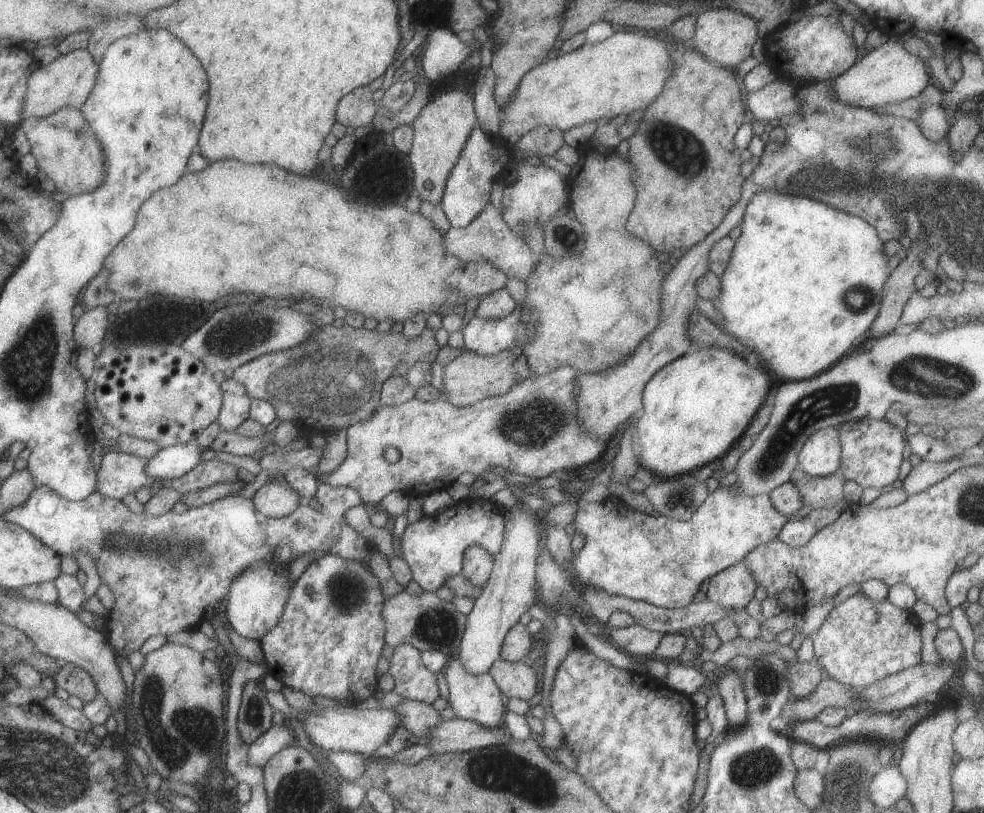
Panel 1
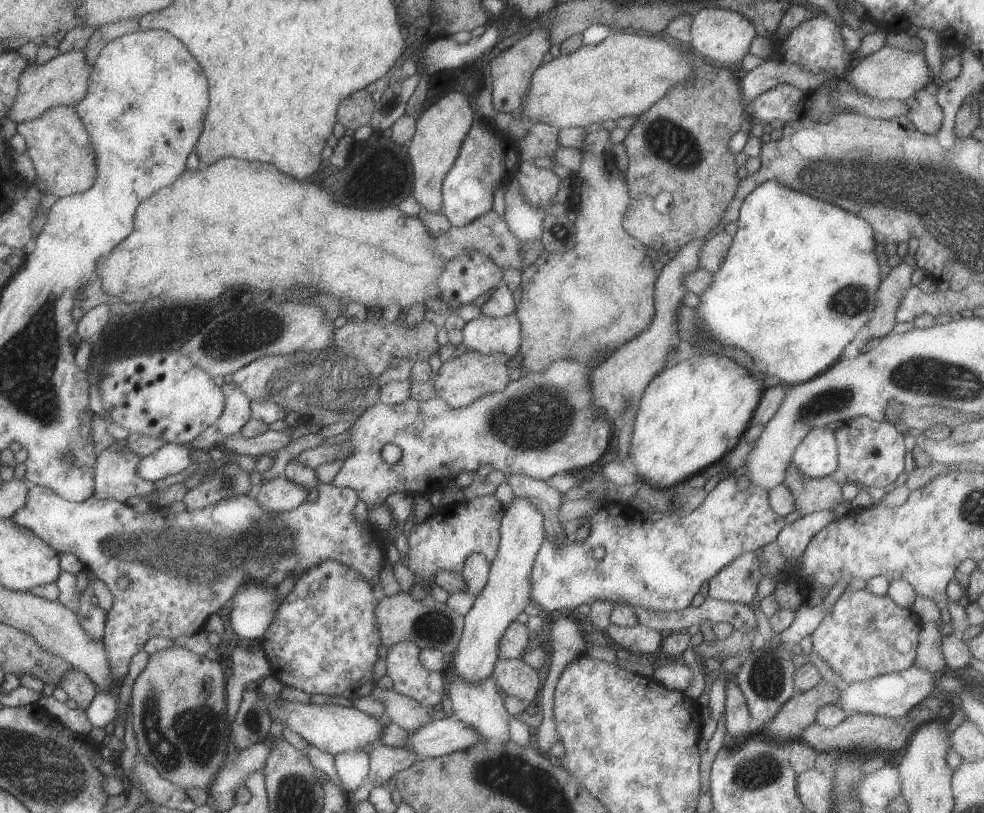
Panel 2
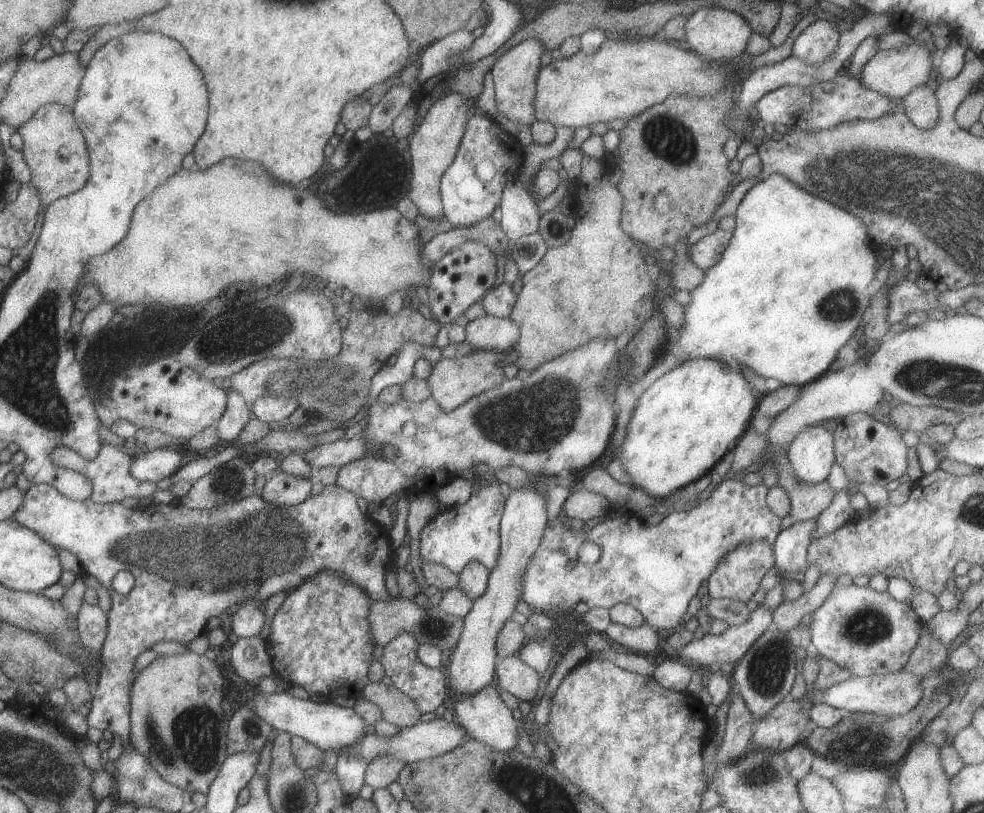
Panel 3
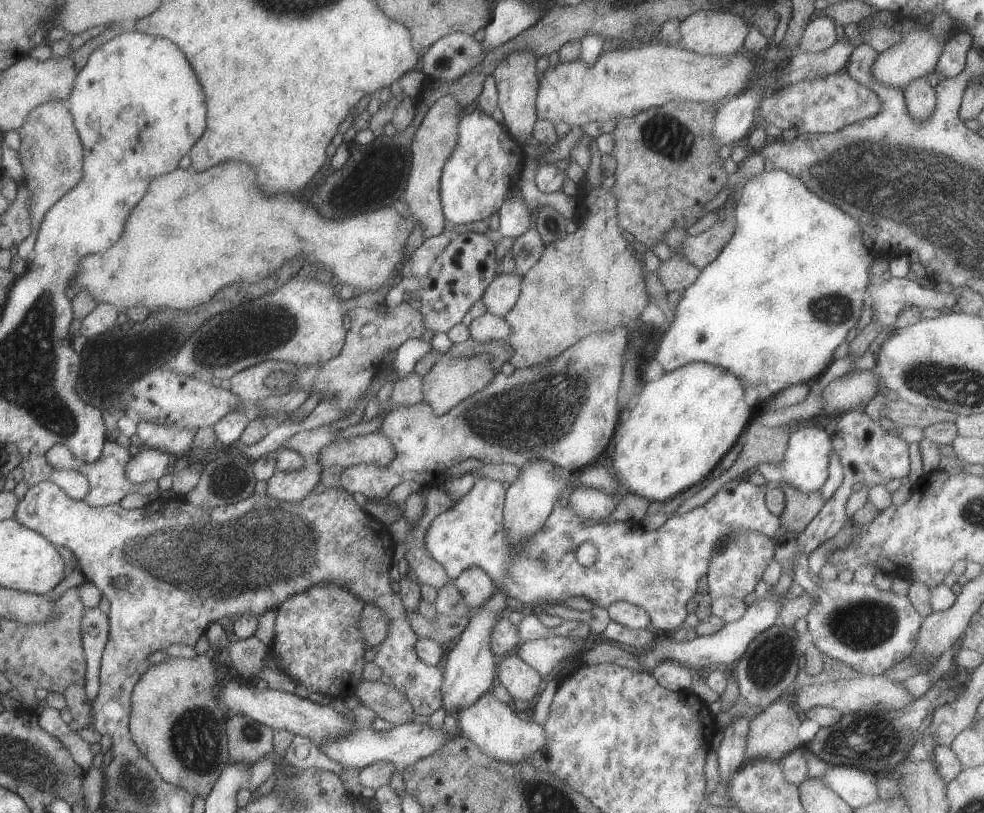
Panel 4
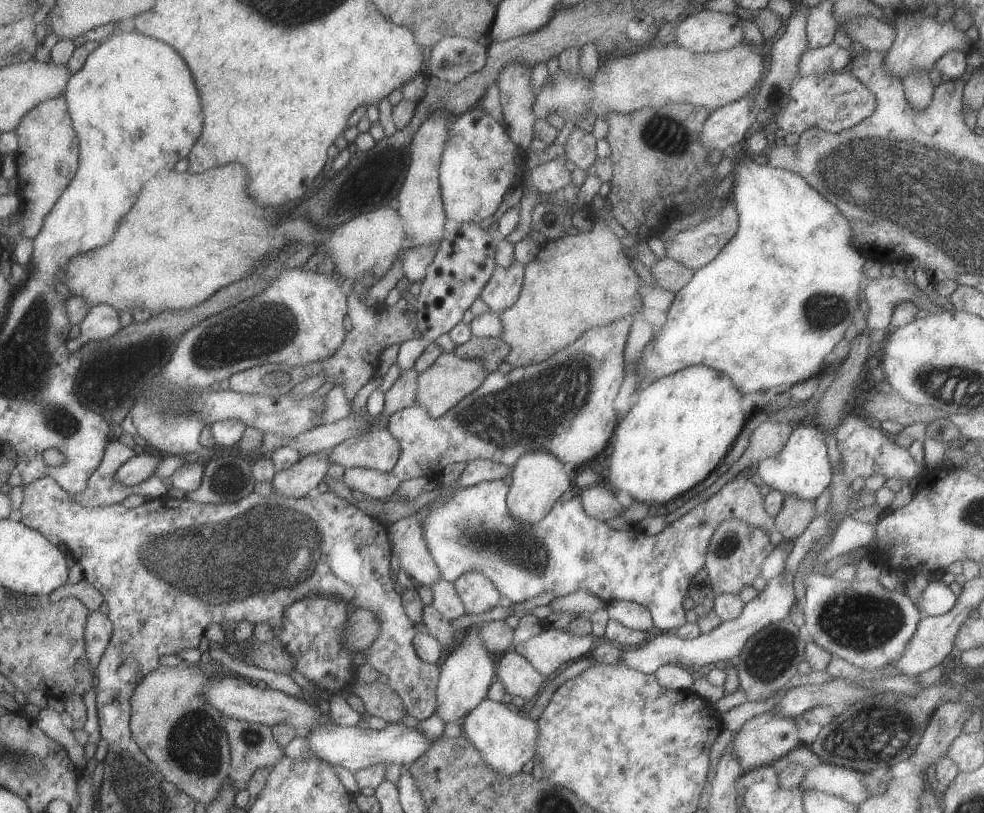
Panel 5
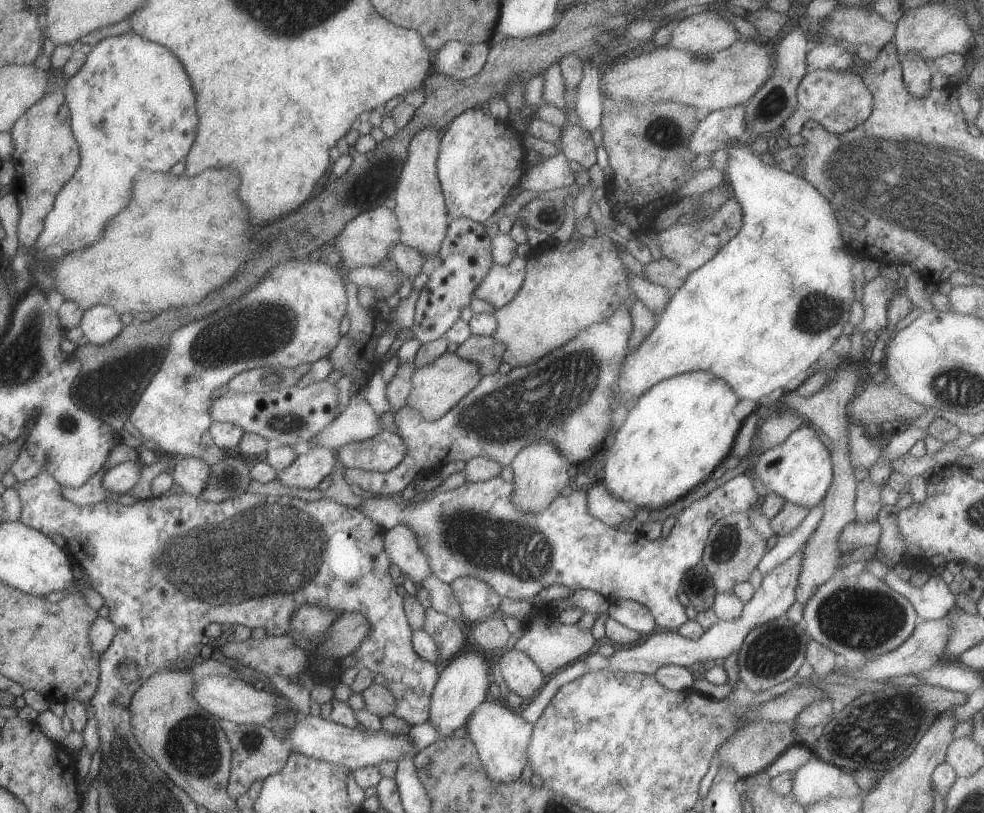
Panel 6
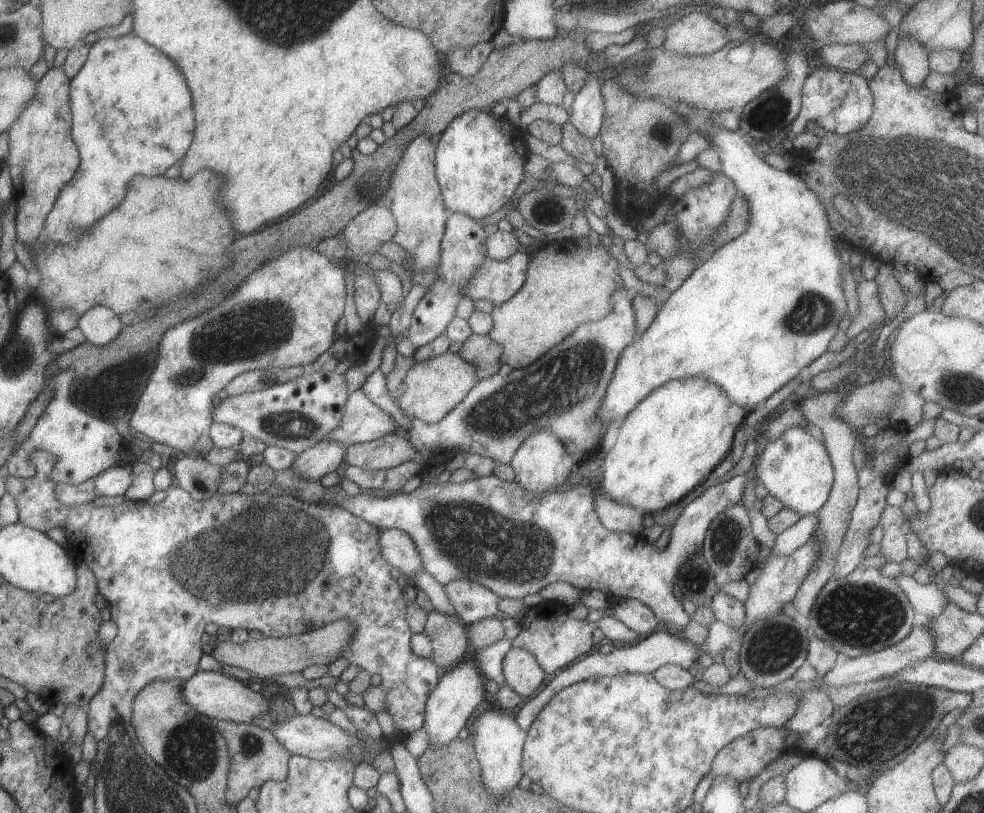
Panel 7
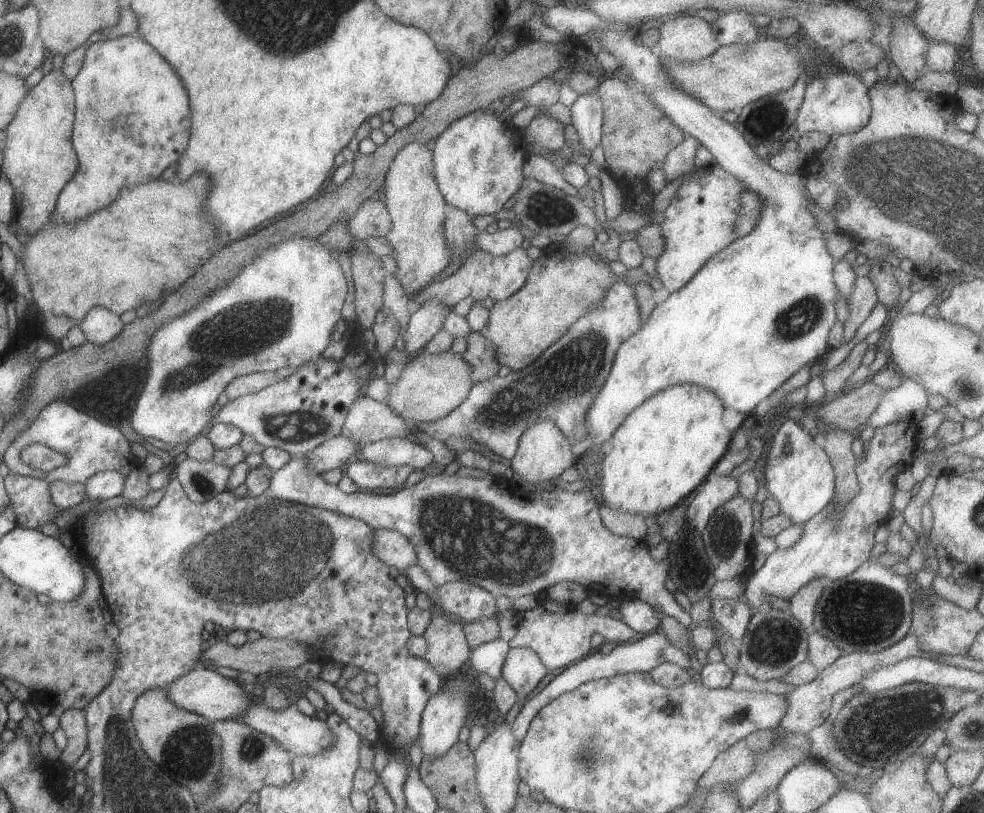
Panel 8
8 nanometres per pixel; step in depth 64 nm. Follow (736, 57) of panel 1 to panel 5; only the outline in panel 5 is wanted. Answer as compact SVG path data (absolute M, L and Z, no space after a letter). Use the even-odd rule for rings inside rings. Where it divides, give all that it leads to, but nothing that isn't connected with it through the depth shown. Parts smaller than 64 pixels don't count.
M703 9L677 21L674 44L694 54L730 50L744 41L740 20L735 14Z

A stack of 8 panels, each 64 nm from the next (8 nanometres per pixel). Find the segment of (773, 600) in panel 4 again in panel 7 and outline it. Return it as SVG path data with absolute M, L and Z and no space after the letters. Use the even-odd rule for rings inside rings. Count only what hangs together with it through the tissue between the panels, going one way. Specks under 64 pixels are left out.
M816 530L812 533L812 536L808 539L806 544L802 545L798 550L794 551L789 555L776 555L772 554L766 564L760 565L762 572L758 576L757 580L750 585L750 592L748 594L748 599L743 604L747 608L746 620L742 624L742 628L734 630L722 622L715 621L708 630L708 636L704 640L704 644L696 646L682 637L681 634L674 636L670 634L666 629L660 628L654 633L648 635L648 637L639 644L621 644L617 645L613 652L610 654L603 654L596 652L596 654L590 654L589 656L580 658L572 665L569 665L566 670L560 672L554 680L548 682L548 686L534 698L529 698L525 700L520 712L516 716L516 722L522 730L530 729L532 722L536 720L536 716L540 714L542 708L546 707L546 704L550 703L550 700L560 690L572 686L578 682L588 680L588 678L596 678L596 676L620 676L620 674L625 673L654 673L660 666L665 666L666 664L674 664L677 666L682 666L684 669L688 669L696 658L700 657L700 654L704 652L711 657L716 656L716 654L721 654L726 650L726 648L731 648L732 644L736 644L740 638L744 637L744 634L750 628L752 622L760 620L760 618L766 618L766 616L774 616L774 614L780 614L782 608L786 606L789 602L792 603L806 574L810 572L810 568L814 566L814 562L818 560L820 556L820 544L814 540L814 534Z

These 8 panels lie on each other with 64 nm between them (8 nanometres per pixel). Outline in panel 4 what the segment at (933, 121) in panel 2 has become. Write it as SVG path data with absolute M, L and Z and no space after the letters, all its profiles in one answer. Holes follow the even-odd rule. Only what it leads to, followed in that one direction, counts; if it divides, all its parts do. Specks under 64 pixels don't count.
M916 78L904 88L906 107L918 122L926 122L936 108L937 94L927 78Z

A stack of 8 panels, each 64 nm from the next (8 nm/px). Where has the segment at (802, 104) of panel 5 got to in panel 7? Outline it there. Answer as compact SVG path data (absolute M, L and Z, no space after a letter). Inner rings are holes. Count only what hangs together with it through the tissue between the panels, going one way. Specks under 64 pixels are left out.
M817 66L806 78L804 88L802 88L802 110L792 122L789 130L796 135L806 132L809 124L818 124L822 130L838 135L850 135L852 132L858 132L858 129L865 127L873 114L873 96L870 91L868 81L860 73L850 73L842 70Z

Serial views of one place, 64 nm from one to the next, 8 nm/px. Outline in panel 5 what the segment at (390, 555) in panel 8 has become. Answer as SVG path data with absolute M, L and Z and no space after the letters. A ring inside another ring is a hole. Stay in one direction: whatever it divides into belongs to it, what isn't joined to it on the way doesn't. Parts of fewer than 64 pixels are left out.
M430 504L420 508L419 512L414 512L412 516L401 518L387 526L388 542L390 542L390 548L392 548L392 554L396 554L400 560L401 568L406 571L408 577L413 580L417 586L432 586L434 582L441 580L440 570L436 566L431 553L428 550L426 540L424 540L424 516L428 514Z

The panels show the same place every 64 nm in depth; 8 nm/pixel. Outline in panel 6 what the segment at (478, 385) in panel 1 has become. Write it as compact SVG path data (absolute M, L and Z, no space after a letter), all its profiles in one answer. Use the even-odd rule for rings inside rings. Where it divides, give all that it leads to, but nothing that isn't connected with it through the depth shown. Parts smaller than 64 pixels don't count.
M446 352L436 358L432 364L420 366L412 374L412 392L406 400L407 407L416 408L424 420L436 422L442 419L448 410L451 410L458 402L467 396L483 377L480 376L480 368L474 362L462 360L455 353Z

